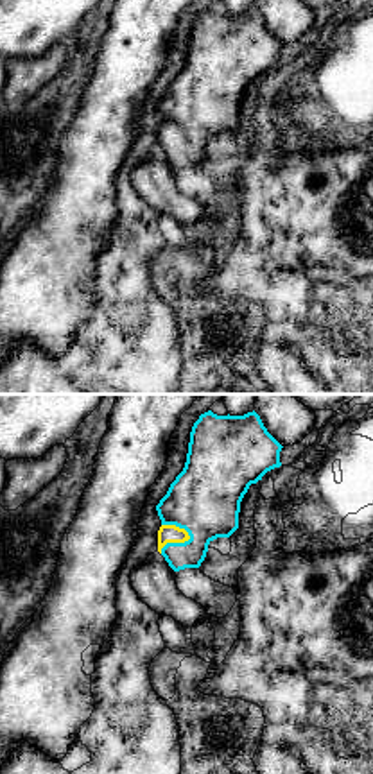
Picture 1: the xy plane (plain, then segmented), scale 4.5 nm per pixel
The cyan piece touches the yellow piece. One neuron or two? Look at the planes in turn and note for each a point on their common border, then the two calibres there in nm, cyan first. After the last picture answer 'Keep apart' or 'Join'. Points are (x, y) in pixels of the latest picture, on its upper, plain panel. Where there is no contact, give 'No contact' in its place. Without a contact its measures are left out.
Touches cyan at (176, 142). Thickness 320 nm (cyan) against 80 nm

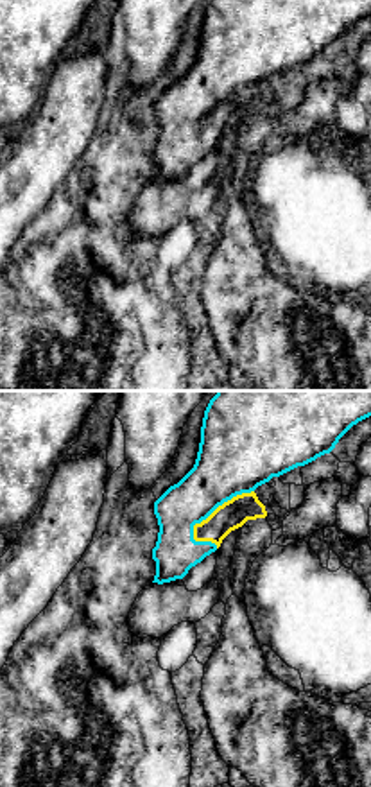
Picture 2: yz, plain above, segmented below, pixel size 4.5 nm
Touches cyan at (217, 104). Thickness 340 nm (cyan) against 130 nm

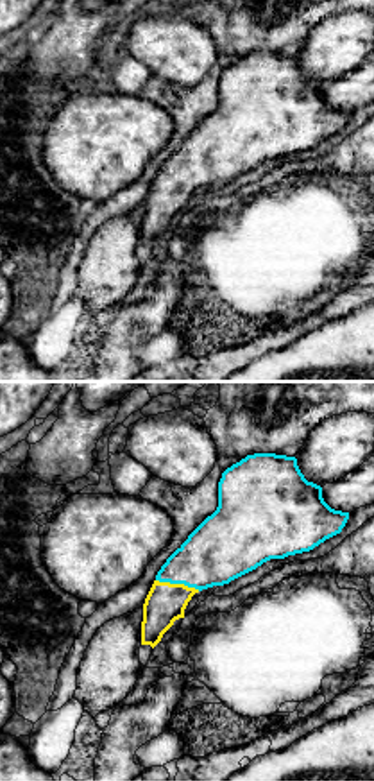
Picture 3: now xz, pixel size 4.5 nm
Touches cyan at (178, 181). Thickness 300 nm (cyan) against 180 nm

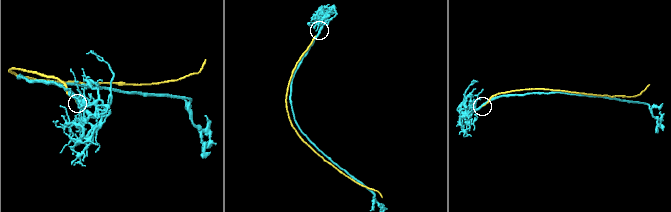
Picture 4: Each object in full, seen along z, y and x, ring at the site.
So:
Join

